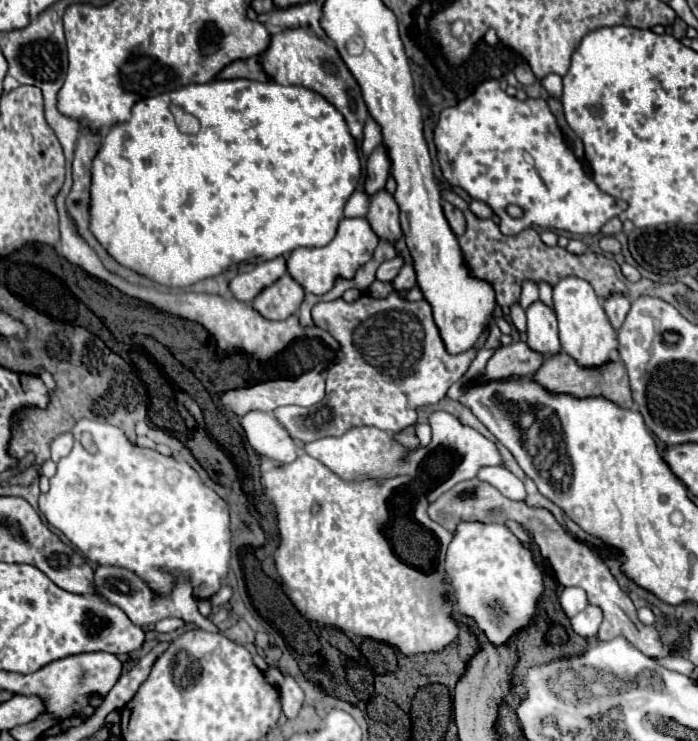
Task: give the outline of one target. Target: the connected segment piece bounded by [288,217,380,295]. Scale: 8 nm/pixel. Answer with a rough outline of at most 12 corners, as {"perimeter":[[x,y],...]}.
{"perimeter":[[342,219],[324,247],[298,247],[288,273],[322,295],[372,259],[378,235]]}

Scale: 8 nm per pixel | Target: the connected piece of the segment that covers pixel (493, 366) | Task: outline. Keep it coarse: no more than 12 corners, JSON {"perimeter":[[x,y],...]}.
{"perimeter":[[524,341],[500,347],[482,379],[530,377],[546,361]]}

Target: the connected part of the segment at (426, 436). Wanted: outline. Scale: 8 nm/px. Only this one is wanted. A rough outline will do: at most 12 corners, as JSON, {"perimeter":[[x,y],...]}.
{"perimeter":[[428,301],[316,303],[326,397],[274,415],[300,441],[414,427],[490,329],[450,355]]}

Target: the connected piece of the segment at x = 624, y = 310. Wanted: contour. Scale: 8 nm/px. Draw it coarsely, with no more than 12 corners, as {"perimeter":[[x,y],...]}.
{"perimeter":[[612,293],[602,301],[612,327],[618,329],[628,315],[630,299]]}

